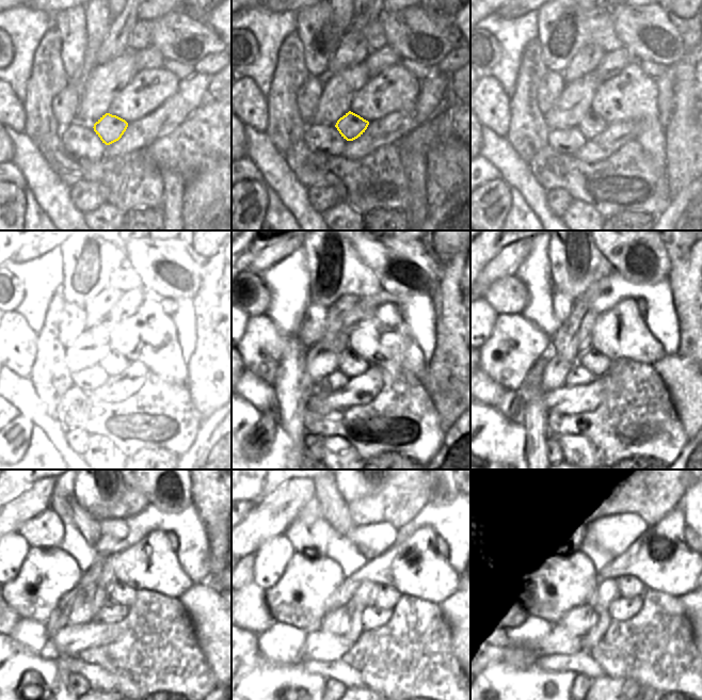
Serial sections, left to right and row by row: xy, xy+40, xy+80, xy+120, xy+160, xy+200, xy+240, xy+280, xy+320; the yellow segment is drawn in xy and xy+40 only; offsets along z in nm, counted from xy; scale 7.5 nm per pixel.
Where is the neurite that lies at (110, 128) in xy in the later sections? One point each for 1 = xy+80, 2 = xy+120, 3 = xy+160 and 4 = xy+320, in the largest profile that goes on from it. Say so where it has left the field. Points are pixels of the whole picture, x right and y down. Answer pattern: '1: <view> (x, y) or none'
1: xy+80 (592, 125)
2: xy+120 (112, 364)
3: xy+160 (351, 364)
4: xy+320 (620, 591)

